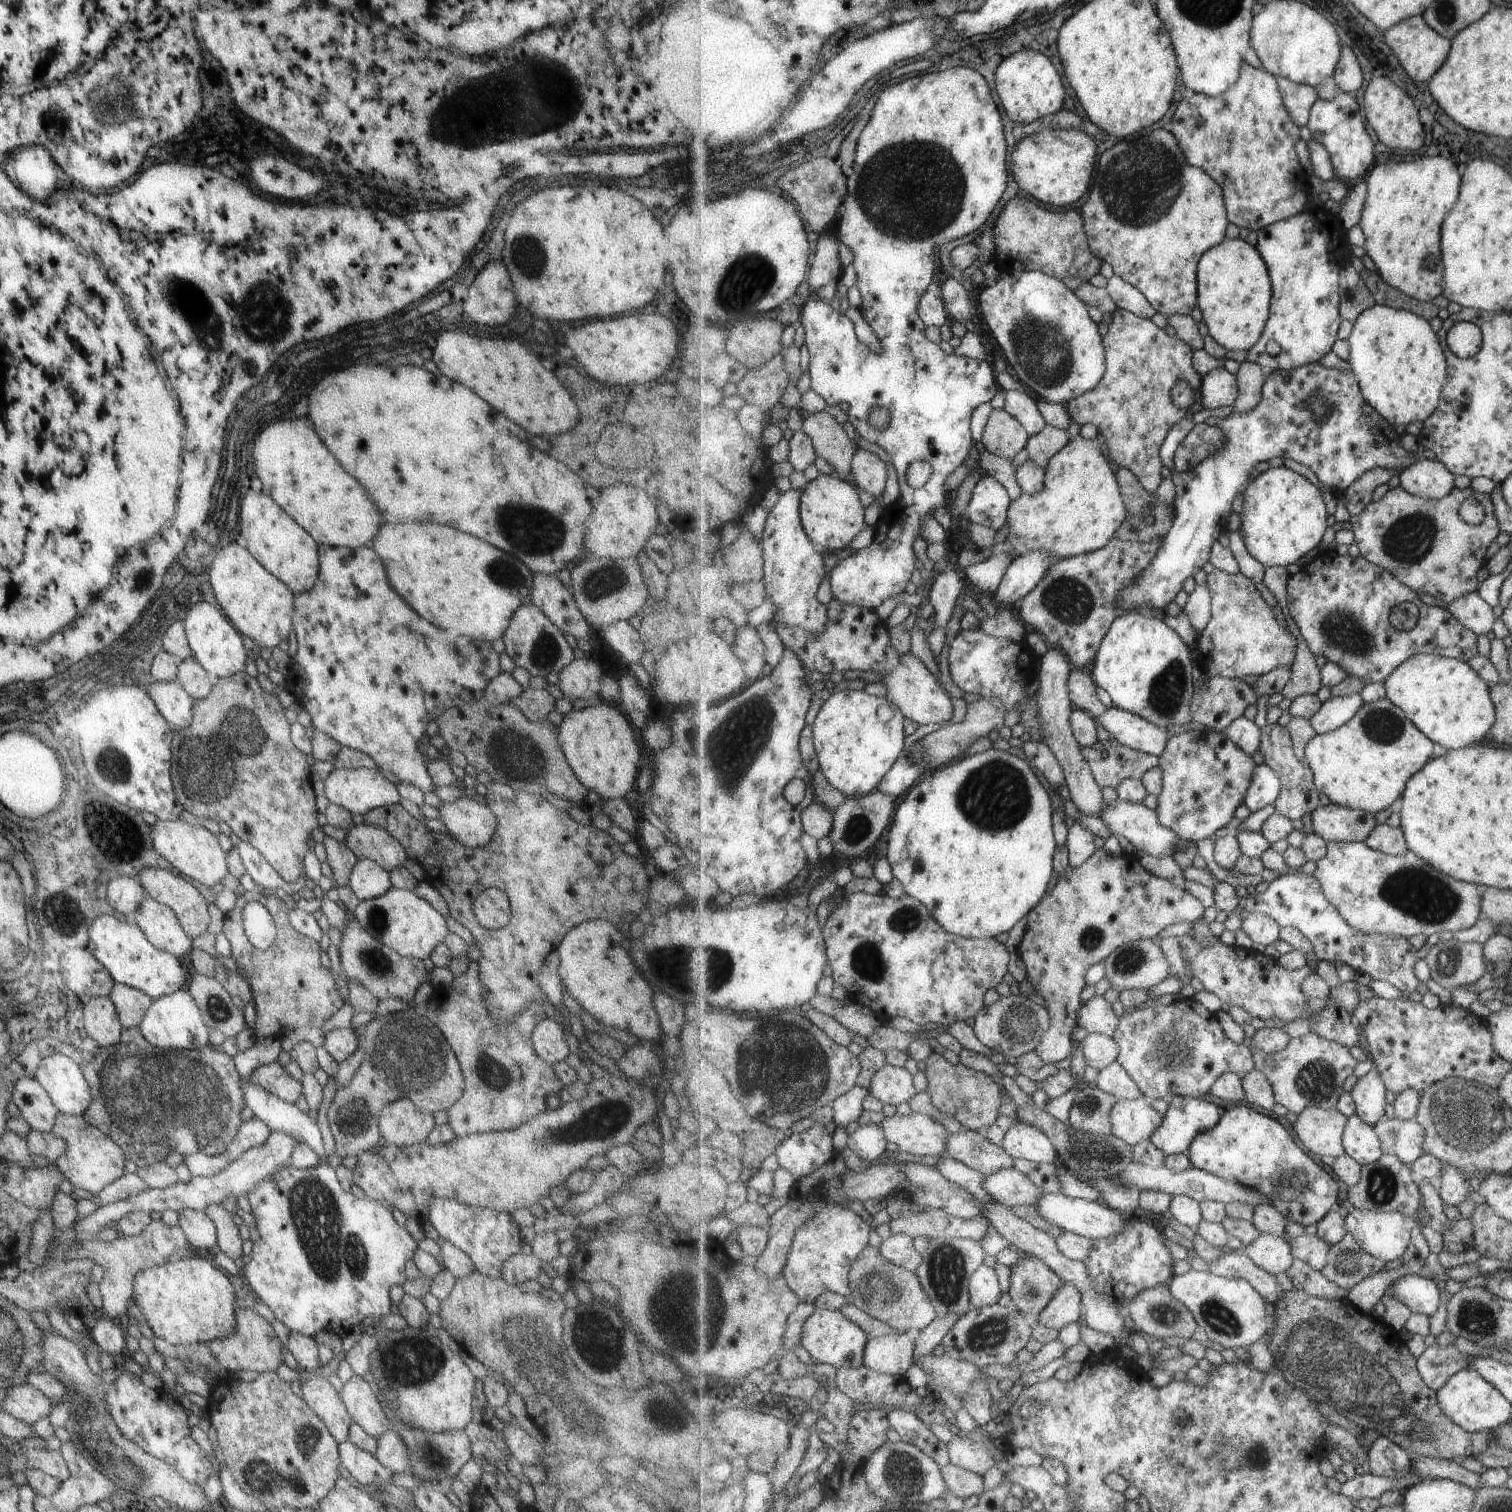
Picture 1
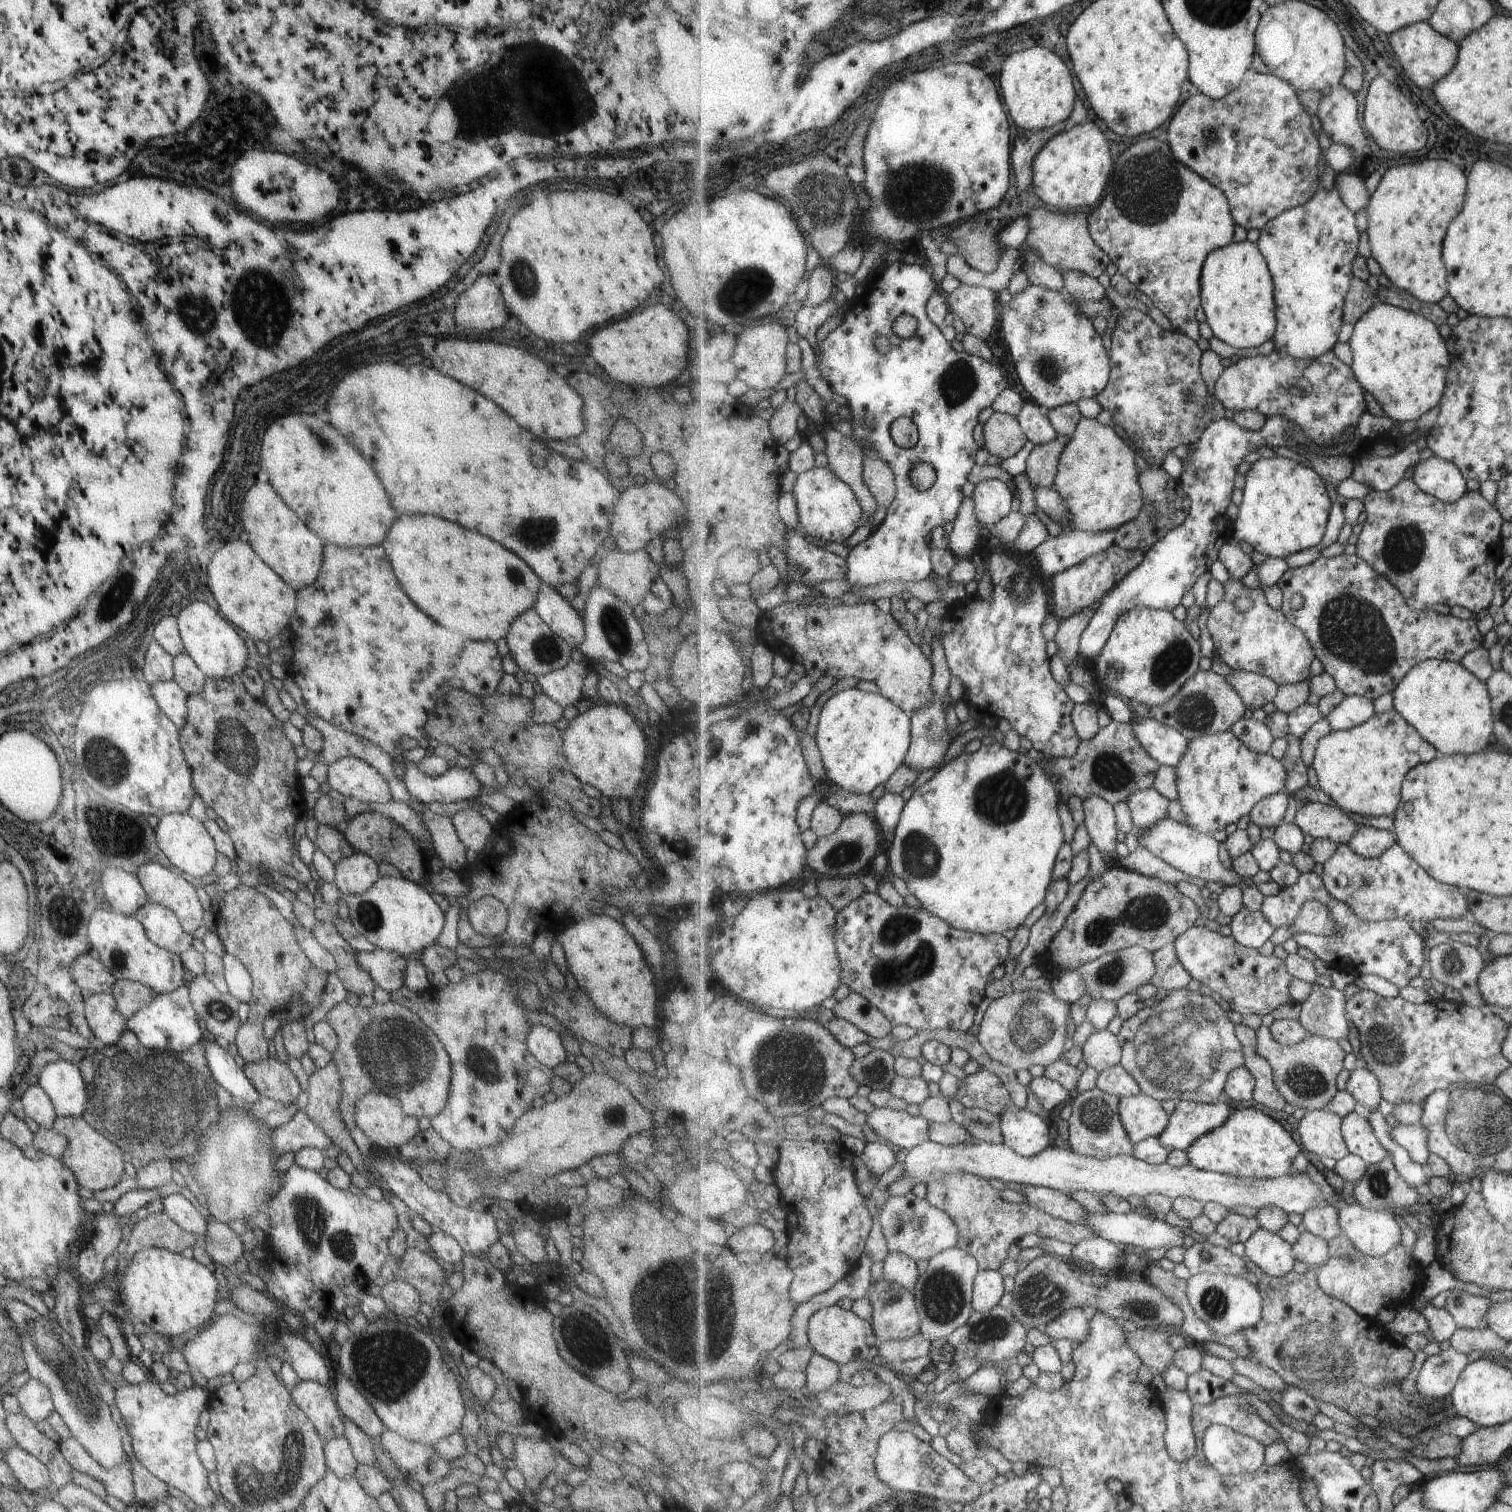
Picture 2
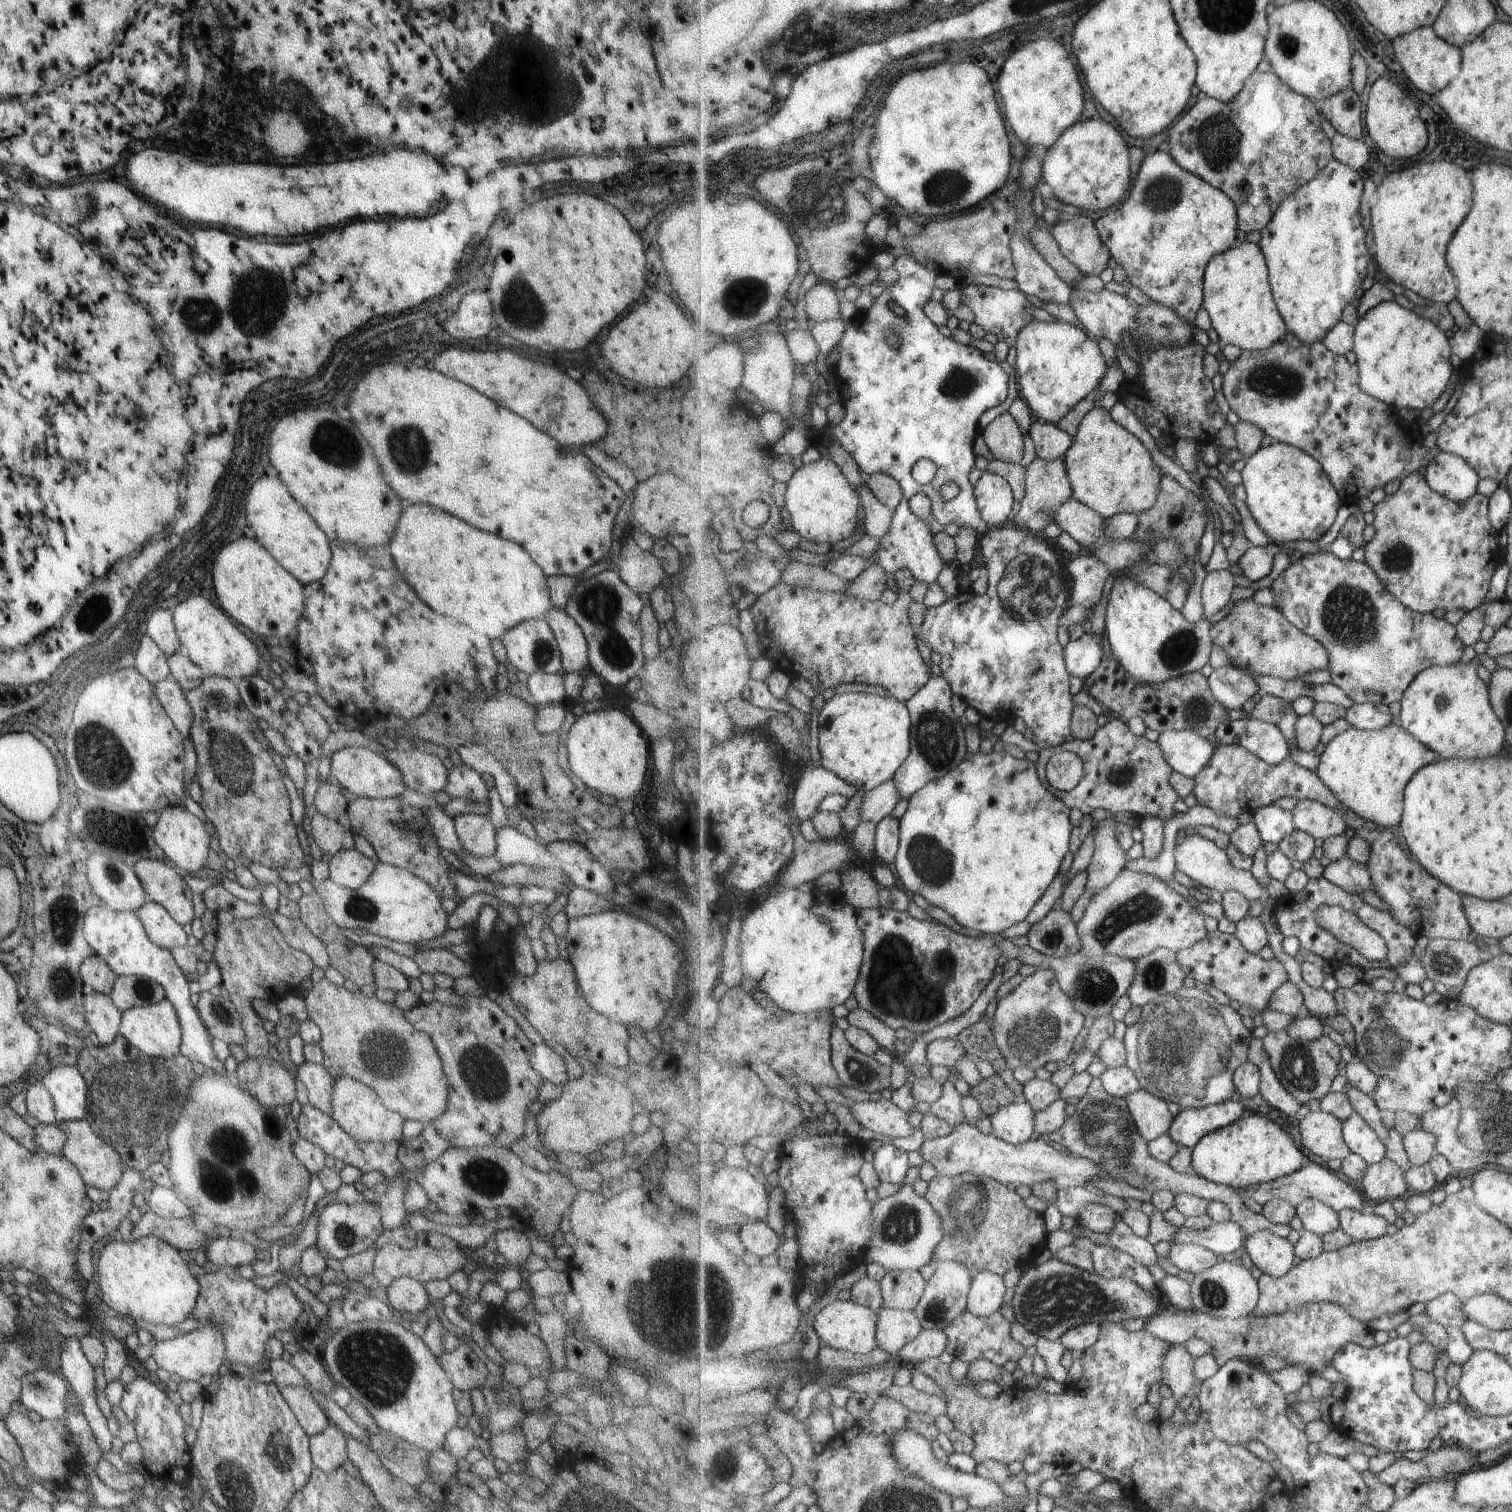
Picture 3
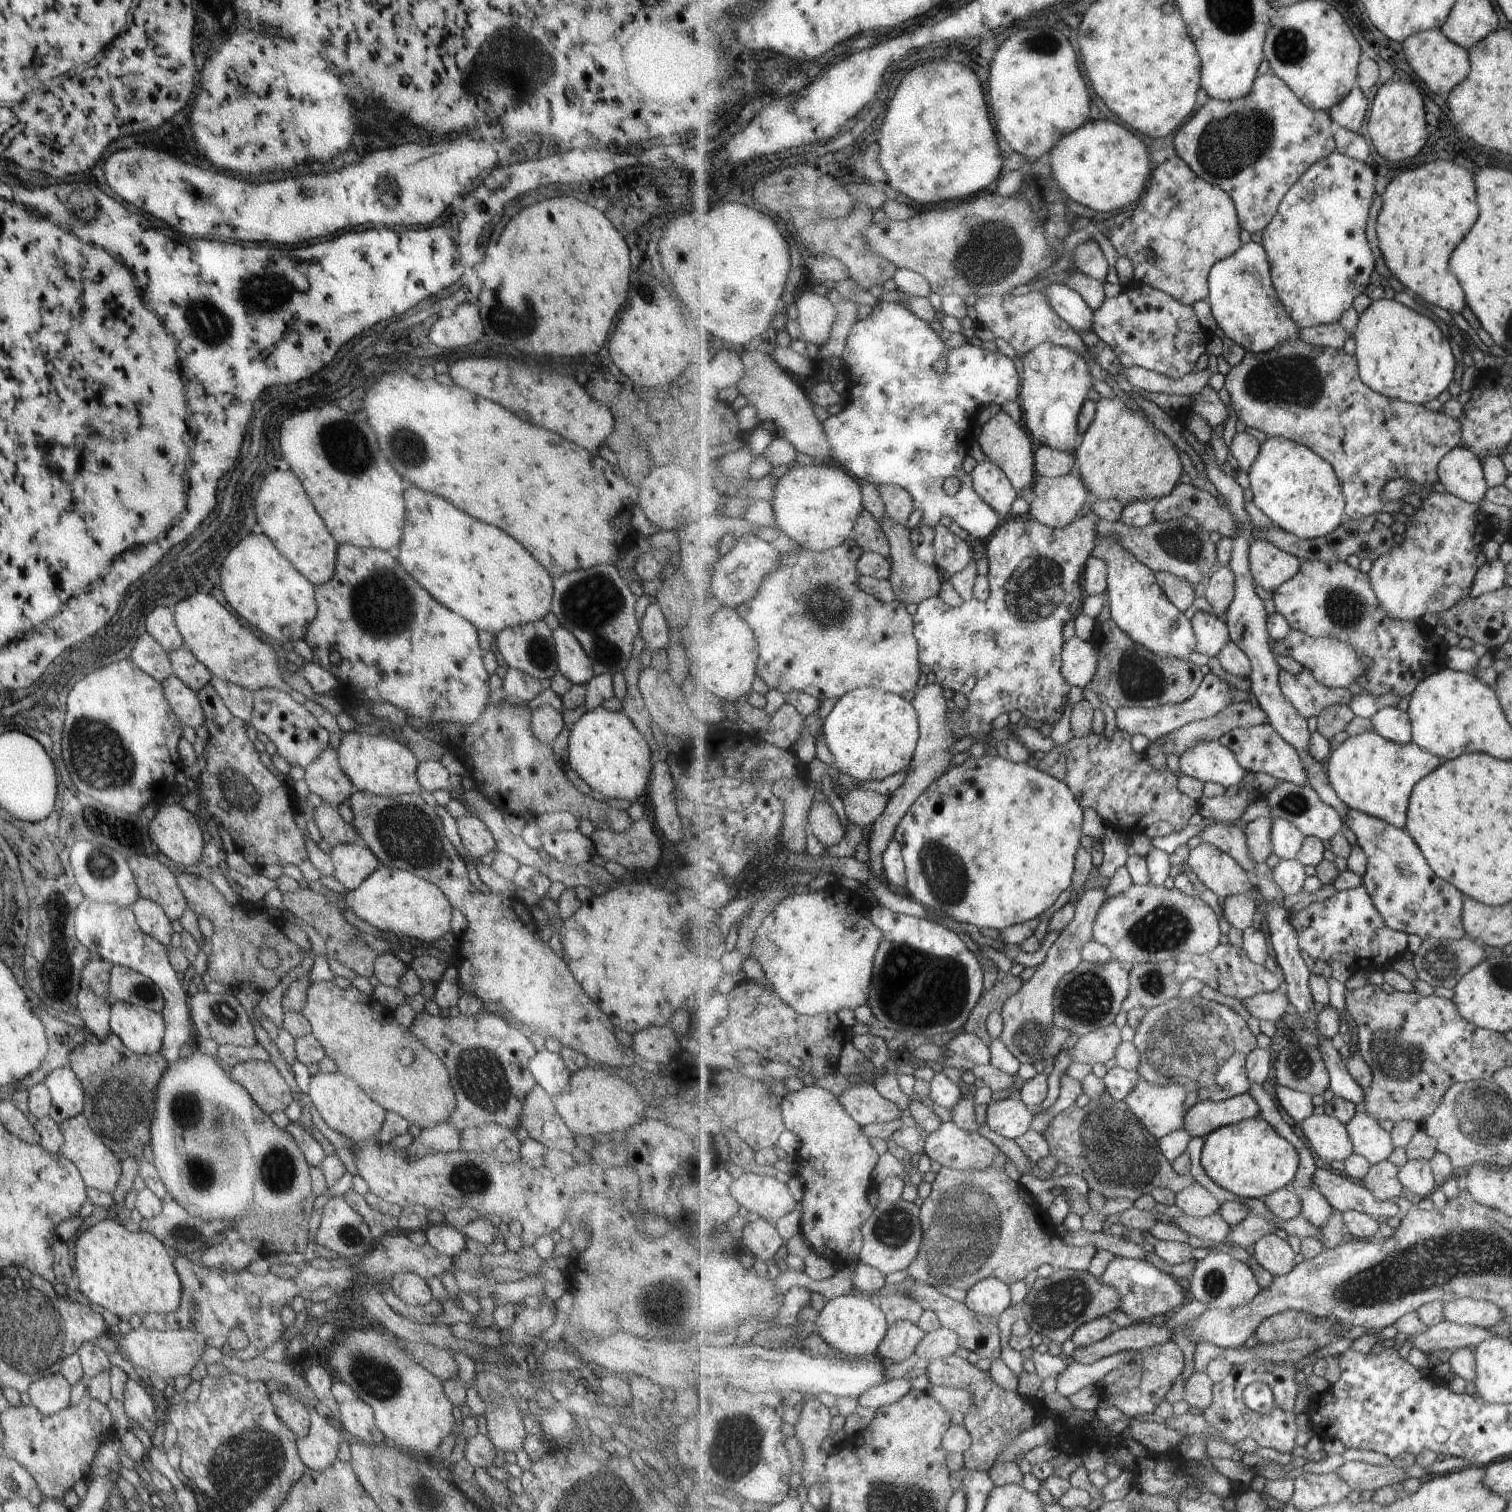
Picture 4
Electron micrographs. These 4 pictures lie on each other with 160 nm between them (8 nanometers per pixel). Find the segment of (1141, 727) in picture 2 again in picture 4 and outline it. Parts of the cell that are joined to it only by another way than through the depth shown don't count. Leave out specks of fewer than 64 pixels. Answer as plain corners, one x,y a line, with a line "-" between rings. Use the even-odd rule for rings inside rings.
1205,739
1187,749
1179,758
1183,774
1204,783
1217,783
1224,787
1239,784
1246,770
1234,752
1221,744
1220,739

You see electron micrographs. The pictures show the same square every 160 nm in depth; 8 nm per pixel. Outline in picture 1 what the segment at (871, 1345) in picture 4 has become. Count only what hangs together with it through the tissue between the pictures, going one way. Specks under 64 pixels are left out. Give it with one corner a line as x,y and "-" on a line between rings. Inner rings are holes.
822,1307
807,1319
804,1324
801,1344
809,1351
817,1363
827,1363
838,1369
863,1366
864,1352
869,1336
857,1323
849,1320
841,1310
828,1310

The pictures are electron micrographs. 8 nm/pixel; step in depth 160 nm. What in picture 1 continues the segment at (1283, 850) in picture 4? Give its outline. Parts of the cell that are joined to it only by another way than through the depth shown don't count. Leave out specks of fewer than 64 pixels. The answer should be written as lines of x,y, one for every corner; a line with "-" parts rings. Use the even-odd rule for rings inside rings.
1261,763
1256,766
1244,803
1252,812
1257,812
1269,804
1276,804
1281,792
1280,776
1269,765

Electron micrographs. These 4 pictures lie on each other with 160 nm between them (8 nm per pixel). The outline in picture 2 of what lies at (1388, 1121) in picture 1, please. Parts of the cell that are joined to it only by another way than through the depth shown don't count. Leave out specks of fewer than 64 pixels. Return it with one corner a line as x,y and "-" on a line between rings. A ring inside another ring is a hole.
1399,1123
1390,1130
1393,1141
1403,1146
1411,1155
1411,1158
1426,1166
1426,1162
1432,1155
1428,1147
1428,1138
1430,1135
1427,1127
1421,1125
1406,1125

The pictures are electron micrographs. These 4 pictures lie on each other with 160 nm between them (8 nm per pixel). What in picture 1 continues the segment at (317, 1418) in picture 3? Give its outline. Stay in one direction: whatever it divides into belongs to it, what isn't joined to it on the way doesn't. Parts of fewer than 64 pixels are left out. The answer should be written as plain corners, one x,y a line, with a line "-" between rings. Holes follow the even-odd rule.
326,1375
313,1377
301,1383
301,1398
327,1427
336,1443
346,1440
351,1424
350,1416
341,1402
340,1396
333,1389

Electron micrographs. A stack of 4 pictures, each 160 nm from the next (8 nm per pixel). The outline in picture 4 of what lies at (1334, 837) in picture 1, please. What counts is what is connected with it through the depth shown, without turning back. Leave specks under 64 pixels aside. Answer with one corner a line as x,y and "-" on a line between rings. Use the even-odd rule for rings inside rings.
1283,781
1265,797
1272,818
1281,817
1292,822
1306,836
1316,836
1321,840
1331,840
1336,834
1343,832
1346,824
1340,812
1317,794
1317,791
1307,785
1296,785
1289,781

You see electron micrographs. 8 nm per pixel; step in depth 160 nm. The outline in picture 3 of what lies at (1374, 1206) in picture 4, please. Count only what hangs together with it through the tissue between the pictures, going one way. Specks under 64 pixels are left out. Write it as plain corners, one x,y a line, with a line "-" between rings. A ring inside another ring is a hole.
1309,1163
1305,1167
1301,1167
1301,1170
1291,1173
1290,1175
1248,1187
1241,1187
1236,1191
1245,1204
1252,1199
1255,1202
1261,1203
1263,1206
1269,1201
1281,1199
1289,1201
1294,1207
1298,1207
1307,1199
1317,1199
1339,1212
1343,1209
1360,1211
1364,1202
1361,1200
1361,1194
1359,1194
1355,1188
1351,1188
1351,1186
1347,1185
1346,1179
1341,1180
1341,1178
1335,1174
1335,1171
1327,1169
1326,1167
1323,1168
1323,1166
1314,1163

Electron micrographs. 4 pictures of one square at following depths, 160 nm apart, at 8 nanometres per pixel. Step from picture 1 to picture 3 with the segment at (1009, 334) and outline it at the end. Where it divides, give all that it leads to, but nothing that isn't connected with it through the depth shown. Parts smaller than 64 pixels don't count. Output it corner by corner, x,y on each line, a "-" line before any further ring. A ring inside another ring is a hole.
1063,318
1029,321
1017,335
1015,347
1019,396
1039,421
1057,425
1079,402
1098,390
1107,374
1107,362
1098,340

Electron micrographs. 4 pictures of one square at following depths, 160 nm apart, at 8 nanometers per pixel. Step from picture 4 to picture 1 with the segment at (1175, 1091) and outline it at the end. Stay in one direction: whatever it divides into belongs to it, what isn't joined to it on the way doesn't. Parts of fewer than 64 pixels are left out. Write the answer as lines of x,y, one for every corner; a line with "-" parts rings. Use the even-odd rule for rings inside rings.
1145,1096
1137,1100
1118,1101
1112,1108
1112,1134
1130,1145
1149,1141
1164,1121
1164,1116
1150,1103
1151,1100

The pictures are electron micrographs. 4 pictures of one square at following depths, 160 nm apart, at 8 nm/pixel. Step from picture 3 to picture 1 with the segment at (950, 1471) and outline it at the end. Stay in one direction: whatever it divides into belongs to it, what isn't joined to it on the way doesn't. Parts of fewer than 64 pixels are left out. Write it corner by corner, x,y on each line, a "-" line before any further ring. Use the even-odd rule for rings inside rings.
903,1440
887,1441
866,1462
864,1477
872,1493
884,1501
907,1504
928,1503
932,1499
941,1498
948,1491
942,1468
937,1461
934,1461
918,1446

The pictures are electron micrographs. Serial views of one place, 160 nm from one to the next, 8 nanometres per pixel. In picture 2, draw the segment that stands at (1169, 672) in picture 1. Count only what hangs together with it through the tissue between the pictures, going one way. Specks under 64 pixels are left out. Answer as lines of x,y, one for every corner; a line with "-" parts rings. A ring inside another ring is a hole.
1135,607
1128,613
1121,615
1116,621
1115,628
1101,651
1094,660
1096,666
1096,677
1104,684
1109,692
1115,693
1126,700
1131,700
1149,707
1160,707
1167,705
1184,684
1199,670
1201,662
1201,646
1172,611
1150,609
1147,607

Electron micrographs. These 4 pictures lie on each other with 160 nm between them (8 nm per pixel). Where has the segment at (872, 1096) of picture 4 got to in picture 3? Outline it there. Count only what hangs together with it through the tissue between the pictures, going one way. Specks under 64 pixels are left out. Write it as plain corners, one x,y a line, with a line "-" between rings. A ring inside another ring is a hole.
890,1099
858,1102
851,1108
853,1116
864,1129
893,1138
909,1138
915,1128
909,1122
909,1113
901,1110

